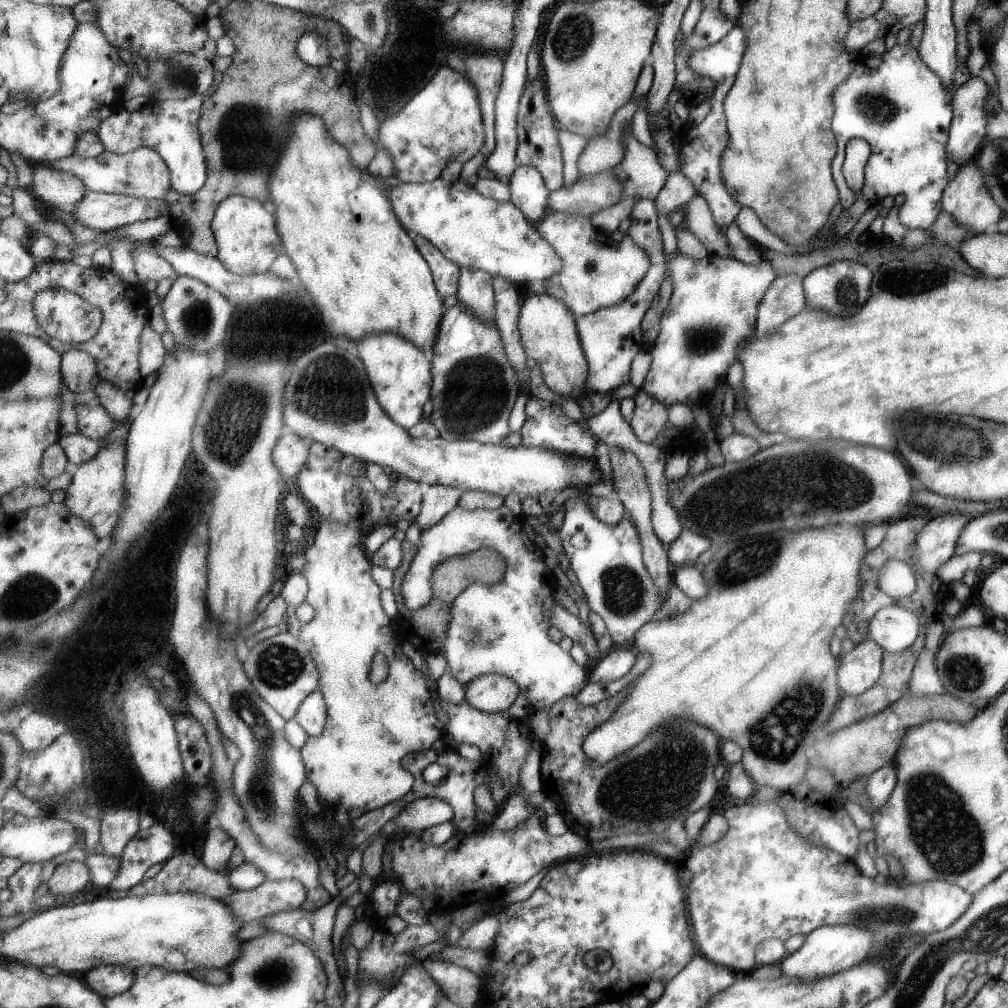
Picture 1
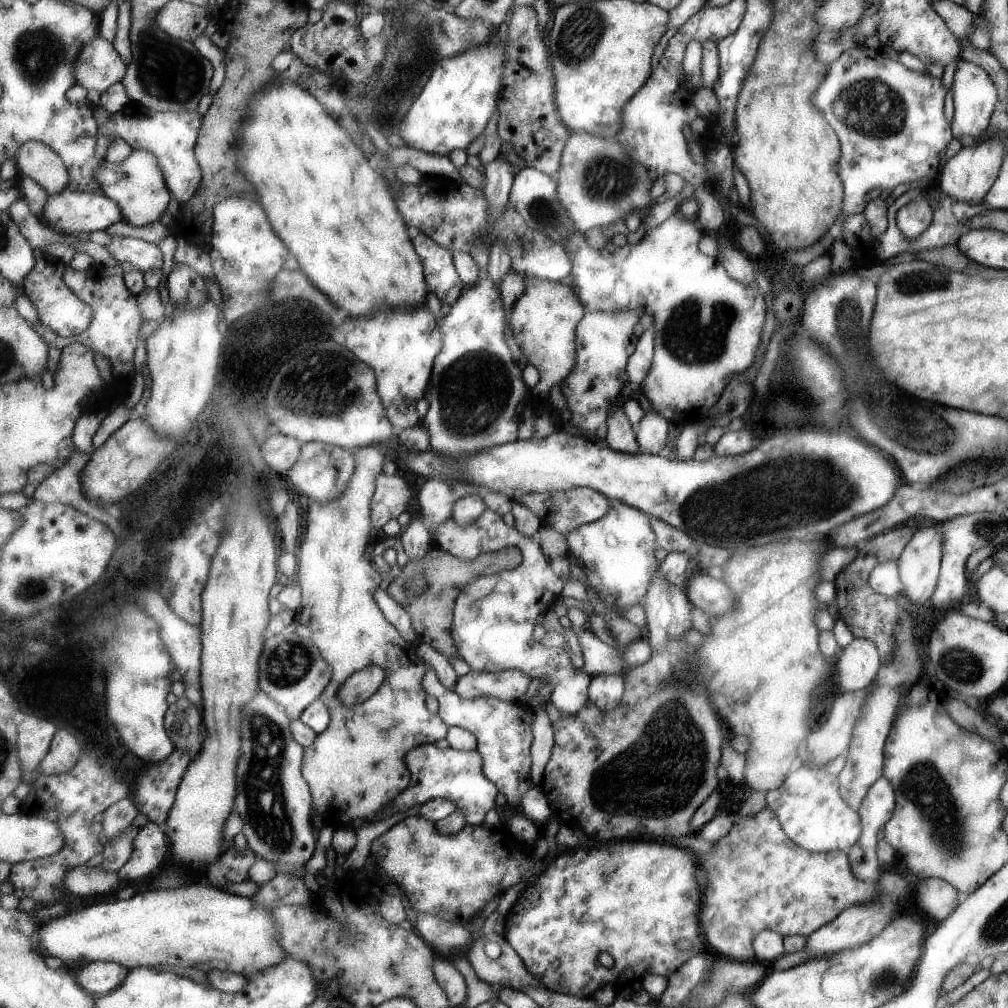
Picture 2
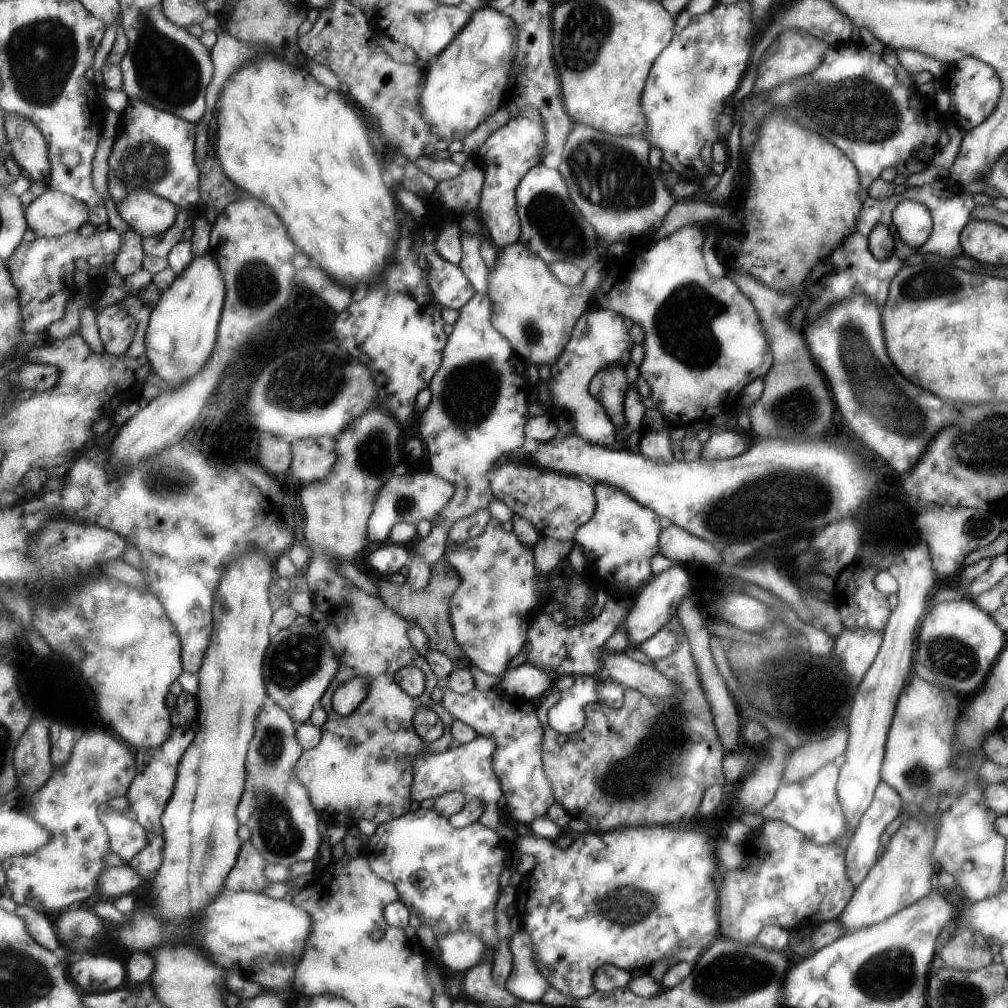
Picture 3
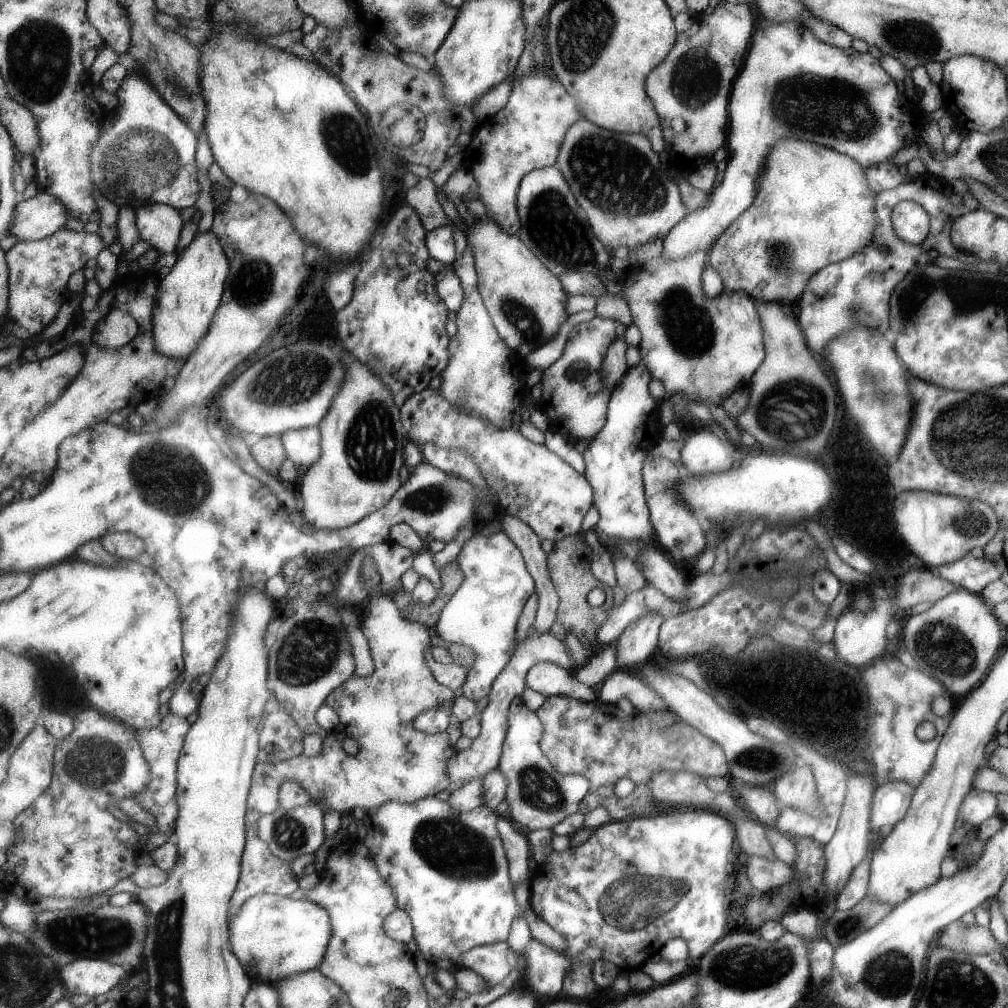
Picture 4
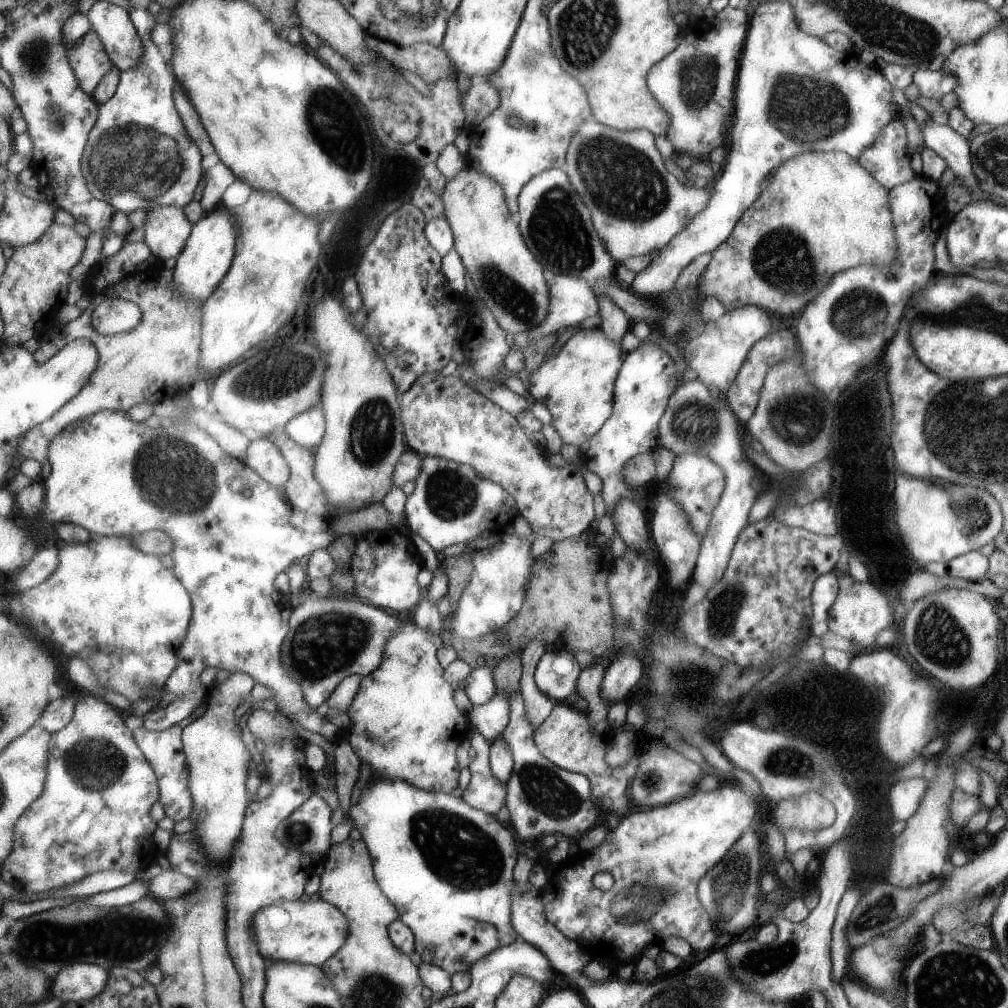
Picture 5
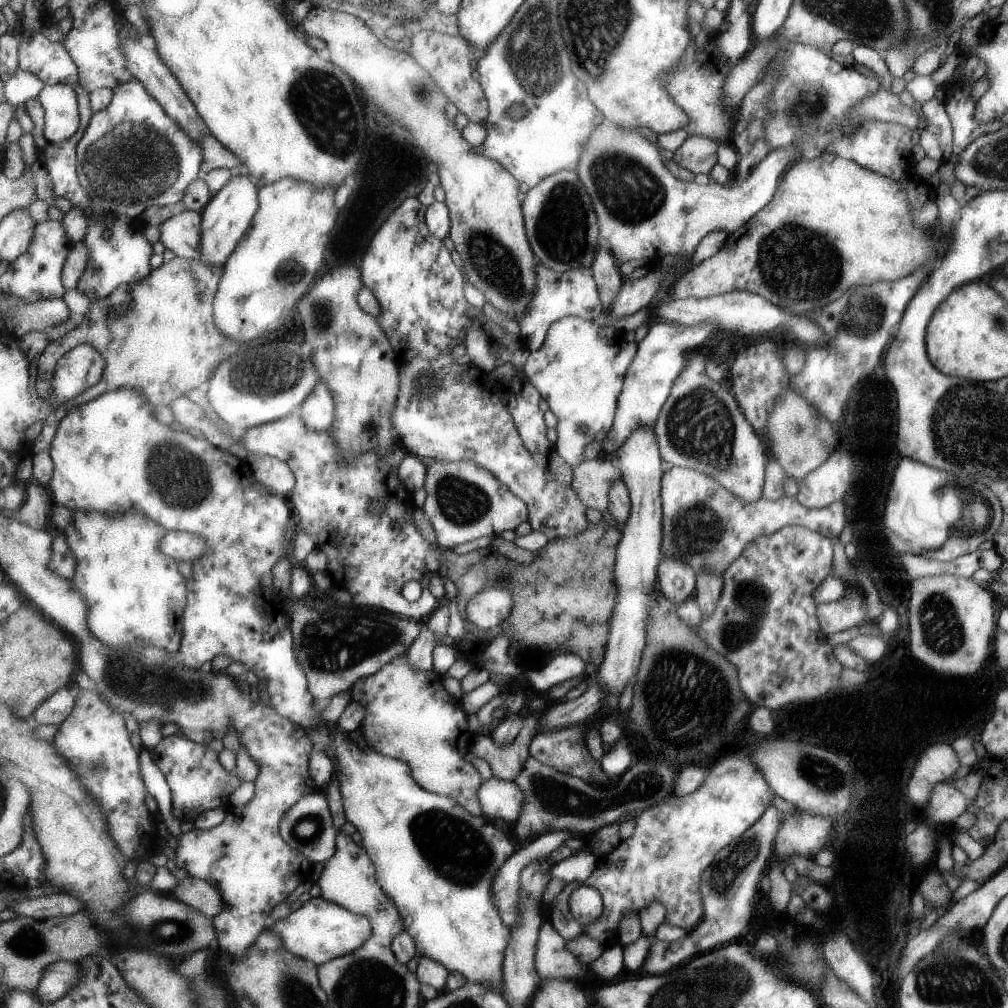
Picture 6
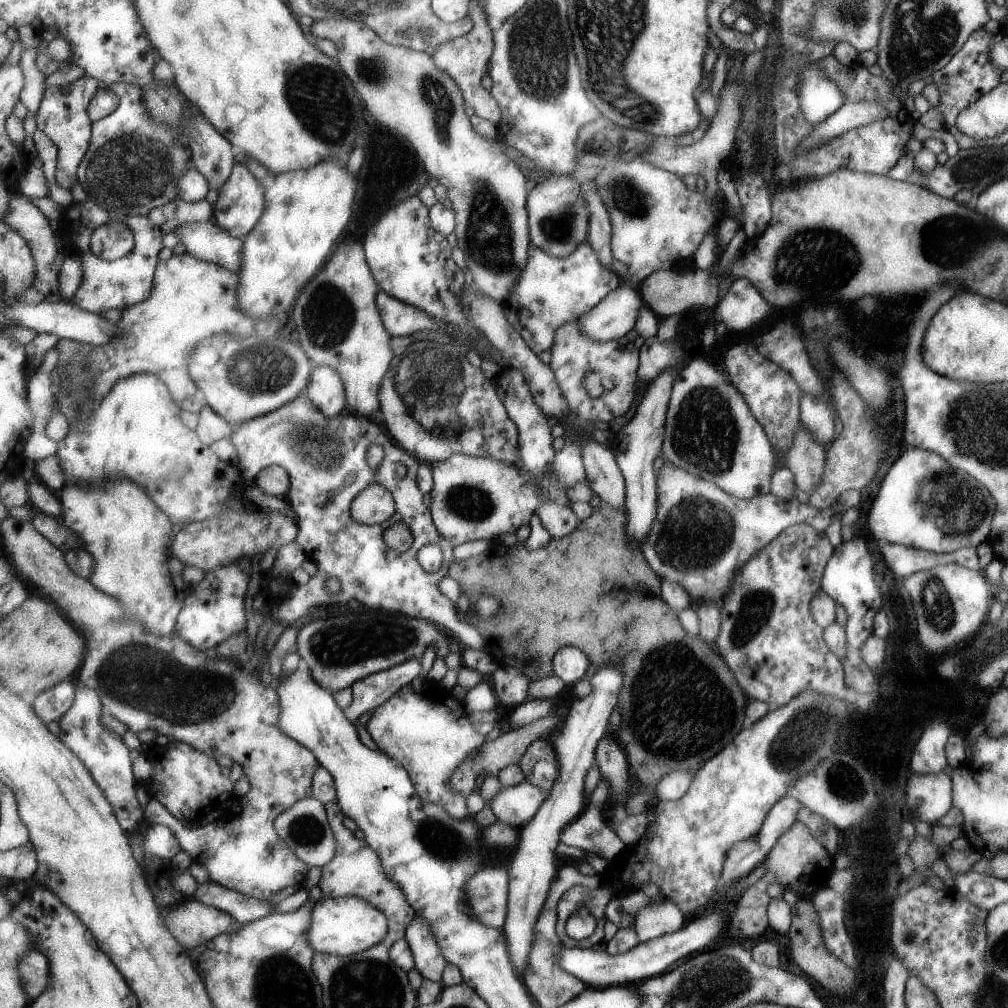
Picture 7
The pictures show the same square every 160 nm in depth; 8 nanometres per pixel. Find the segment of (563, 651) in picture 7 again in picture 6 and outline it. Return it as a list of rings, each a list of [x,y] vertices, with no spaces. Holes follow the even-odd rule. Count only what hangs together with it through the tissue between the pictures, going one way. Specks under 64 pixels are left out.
[[[561,653],[550,658],[549,663],[541,668],[525,670],[524,676],[540,696],[546,696],[556,684],[584,676],[585,663],[585,660],[575,653]]]

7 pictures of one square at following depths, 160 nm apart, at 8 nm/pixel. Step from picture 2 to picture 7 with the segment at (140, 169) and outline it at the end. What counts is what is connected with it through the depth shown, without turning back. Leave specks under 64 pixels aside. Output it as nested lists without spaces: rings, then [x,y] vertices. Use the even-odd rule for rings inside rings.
[[[214,220],[182,223],[175,229],[178,242],[185,245],[186,252],[231,272],[239,273],[242,270],[245,237],[232,237],[225,225]]]

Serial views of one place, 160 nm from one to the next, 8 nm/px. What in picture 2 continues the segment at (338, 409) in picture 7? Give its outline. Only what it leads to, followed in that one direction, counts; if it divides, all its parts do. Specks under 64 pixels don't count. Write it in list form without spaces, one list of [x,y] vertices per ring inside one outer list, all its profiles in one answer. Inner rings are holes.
[[[311,441],[305,444],[300,459],[288,472],[295,490],[301,490],[309,500],[330,501],[340,497],[348,487],[356,467],[354,452],[340,446],[321,441]]]

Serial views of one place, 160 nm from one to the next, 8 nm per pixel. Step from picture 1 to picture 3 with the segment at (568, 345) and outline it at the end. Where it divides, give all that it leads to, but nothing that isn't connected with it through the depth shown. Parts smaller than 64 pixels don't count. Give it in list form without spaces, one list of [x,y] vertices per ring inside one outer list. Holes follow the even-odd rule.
[[[520,240],[497,251],[488,288],[494,304],[493,324],[511,341],[515,352],[527,365],[533,364],[538,368],[547,364],[551,367],[565,352],[579,319],[592,309],[594,292],[612,266],[599,260],[586,270],[582,283],[570,287],[559,280],[543,257]]]

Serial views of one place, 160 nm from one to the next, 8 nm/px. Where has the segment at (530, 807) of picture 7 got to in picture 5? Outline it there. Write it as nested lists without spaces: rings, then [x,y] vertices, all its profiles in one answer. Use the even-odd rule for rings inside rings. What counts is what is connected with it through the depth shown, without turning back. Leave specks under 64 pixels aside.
[[[472,726],[467,741],[475,751],[475,758],[469,760],[471,781],[462,797],[476,809],[497,814],[503,806],[507,806],[507,785],[495,776],[490,763],[490,742],[477,727]]]

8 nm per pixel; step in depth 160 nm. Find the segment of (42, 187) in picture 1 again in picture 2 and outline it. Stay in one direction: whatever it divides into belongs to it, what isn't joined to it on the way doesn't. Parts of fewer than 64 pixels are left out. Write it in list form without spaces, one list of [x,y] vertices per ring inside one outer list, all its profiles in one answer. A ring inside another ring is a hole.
[[[28,140],[21,145],[14,160],[21,176],[36,180],[49,195],[64,191],[70,183],[70,172],[61,155],[48,144]]]

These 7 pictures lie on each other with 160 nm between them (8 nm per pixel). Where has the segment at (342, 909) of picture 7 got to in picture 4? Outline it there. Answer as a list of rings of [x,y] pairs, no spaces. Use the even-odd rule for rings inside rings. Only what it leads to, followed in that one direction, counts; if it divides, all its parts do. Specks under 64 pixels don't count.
[[[263,893],[250,898],[240,913],[230,921],[231,944],[235,954],[243,964],[247,964],[247,972],[251,972],[251,980],[265,980],[273,987],[282,983],[283,979],[300,972],[307,972],[320,966],[327,954],[331,939],[334,938],[334,926],[331,913],[322,905],[309,899],[298,899],[283,895]]]

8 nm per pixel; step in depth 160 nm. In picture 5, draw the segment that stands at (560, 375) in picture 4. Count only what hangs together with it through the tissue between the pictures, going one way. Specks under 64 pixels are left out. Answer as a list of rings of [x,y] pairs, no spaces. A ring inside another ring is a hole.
[[[601,326],[594,329],[580,329],[576,332],[556,355],[543,360],[539,368],[530,374],[524,383],[525,388],[539,403],[546,406],[551,412],[552,420],[549,423],[560,435],[565,444],[573,444],[585,448],[585,442],[591,440],[603,425],[615,413],[615,390],[619,371],[625,360],[625,353],[621,350],[621,344],[611,340]]]

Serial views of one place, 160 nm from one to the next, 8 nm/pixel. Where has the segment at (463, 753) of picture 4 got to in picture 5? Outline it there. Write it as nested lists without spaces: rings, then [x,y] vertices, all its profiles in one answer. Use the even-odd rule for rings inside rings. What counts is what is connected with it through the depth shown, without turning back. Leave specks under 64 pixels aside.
[[[498,690],[493,700],[474,707],[467,716],[471,725],[477,727],[490,744],[493,744],[497,739],[502,738],[505,728],[508,727],[511,711],[508,694]]]

